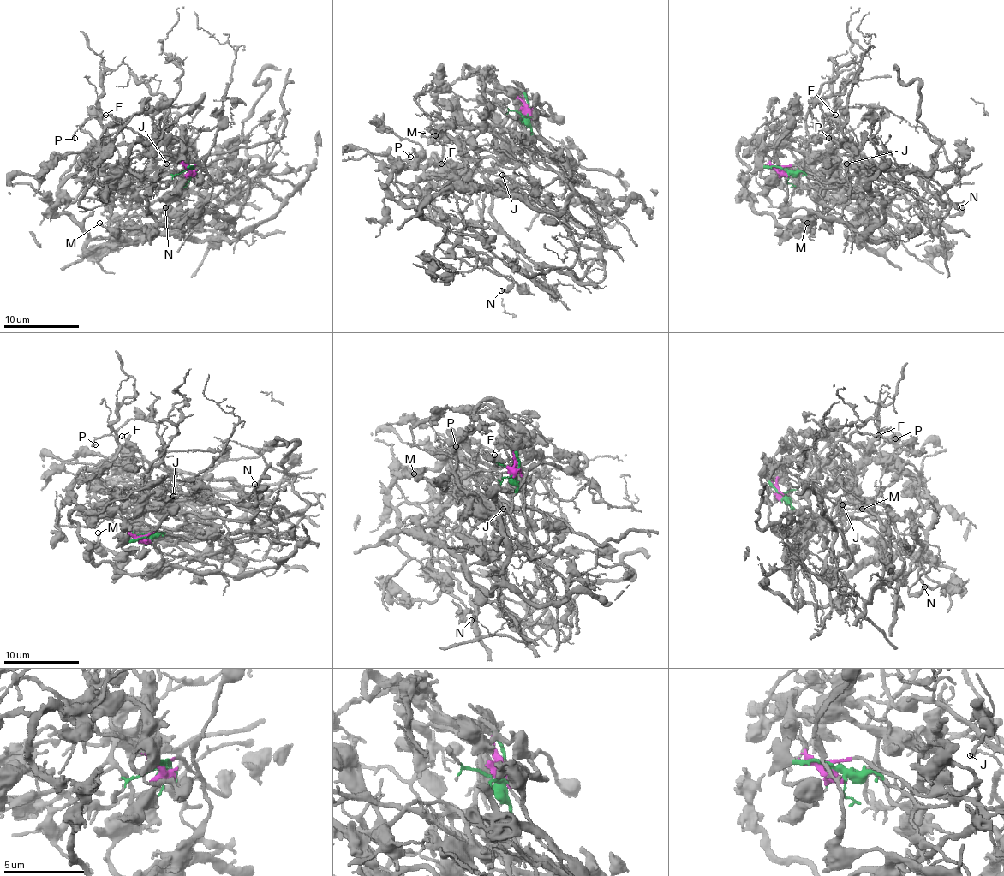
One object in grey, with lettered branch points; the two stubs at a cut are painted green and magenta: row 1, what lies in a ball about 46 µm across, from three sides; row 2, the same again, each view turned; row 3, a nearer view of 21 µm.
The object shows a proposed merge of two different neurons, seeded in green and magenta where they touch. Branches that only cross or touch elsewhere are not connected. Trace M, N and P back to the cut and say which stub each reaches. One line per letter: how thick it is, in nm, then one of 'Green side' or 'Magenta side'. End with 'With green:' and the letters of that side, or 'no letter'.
M: Thickness 150 nm. Magenta side
N: Thickness 280 nm. Green side
P: Thickness 120 nm. Green side
With green: N, P

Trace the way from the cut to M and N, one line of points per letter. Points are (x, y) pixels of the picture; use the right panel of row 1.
M: (785, 173), (770, 163), (761, 142), (738, 148), (747, 167), (744, 197), (785, 231), (808, 223)
N: (785, 170), (821, 180), (805, 187), (798, 173), (833, 176), (909, 223), (941, 211), (954, 216), (962, 206)

